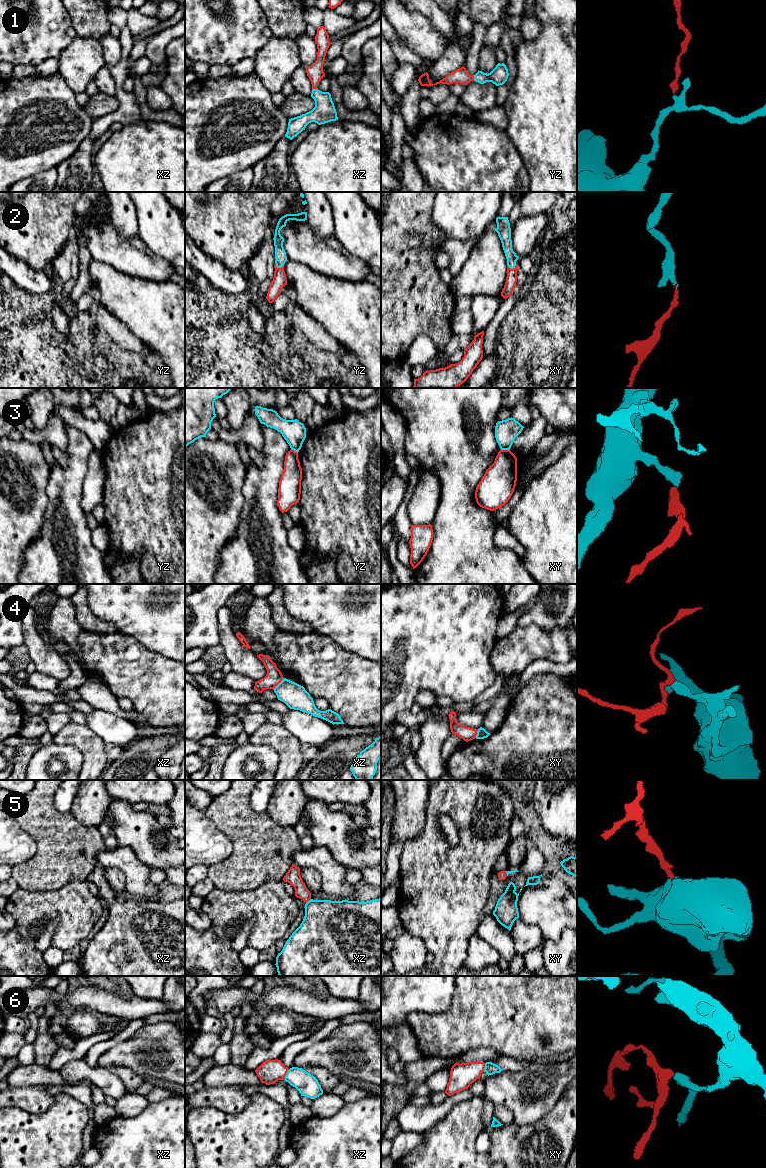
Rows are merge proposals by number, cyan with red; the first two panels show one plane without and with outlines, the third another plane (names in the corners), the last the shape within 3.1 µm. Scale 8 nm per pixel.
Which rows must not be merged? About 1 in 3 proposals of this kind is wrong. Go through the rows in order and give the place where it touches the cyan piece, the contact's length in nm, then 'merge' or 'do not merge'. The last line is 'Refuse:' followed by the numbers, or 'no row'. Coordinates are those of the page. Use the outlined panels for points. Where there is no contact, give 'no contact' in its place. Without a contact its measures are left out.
1: xz (315, 89) | 50 nm | merge
2: yz (278, 267) | 80 nm | merge
3: xy (505, 449) | 70 nm | do not merge
4: xz (279, 683) | 130 nm | do not merge
5: xz (308, 901) | 60 nm | merge
6: xz (286, 1074) | 100 nm | merge
Refuse: 3, 4

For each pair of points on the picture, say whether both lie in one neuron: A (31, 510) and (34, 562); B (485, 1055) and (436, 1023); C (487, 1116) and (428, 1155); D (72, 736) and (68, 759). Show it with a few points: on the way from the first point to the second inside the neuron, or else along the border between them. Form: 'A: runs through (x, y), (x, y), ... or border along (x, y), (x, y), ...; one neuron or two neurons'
A: border along (44, 519), (39, 534), (25, 549), (22, 561); two neurons
B: border along (499, 1052), (487, 1048), (471, 1048), (455, 1058); two neurons
C: border along (482, 1099), (481, 1122), (487, 1129); two neurons
D: border along (53, 741), (74, 745), (82, 755), (82, 765); two neurons

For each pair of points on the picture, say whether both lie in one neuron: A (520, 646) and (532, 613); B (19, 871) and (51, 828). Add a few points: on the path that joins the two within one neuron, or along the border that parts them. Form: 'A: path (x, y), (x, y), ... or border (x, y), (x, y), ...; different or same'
A: border (517, 625), (528, 626), (536, 624), (551, 630); different
B: path (32, 866), (51, 847), (51, 841); same

